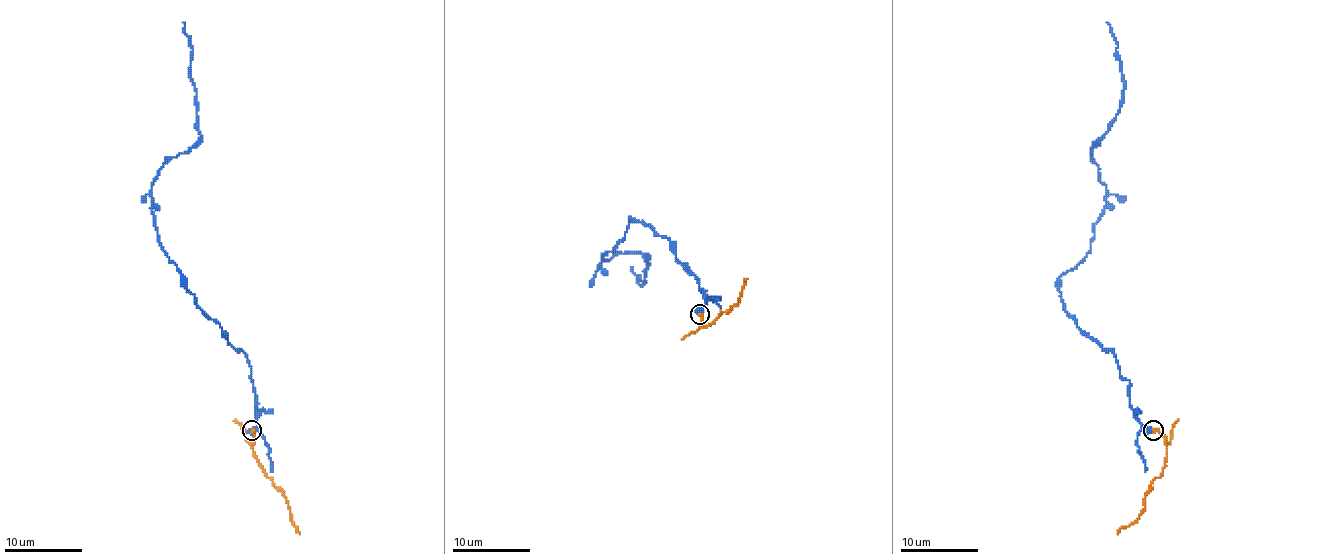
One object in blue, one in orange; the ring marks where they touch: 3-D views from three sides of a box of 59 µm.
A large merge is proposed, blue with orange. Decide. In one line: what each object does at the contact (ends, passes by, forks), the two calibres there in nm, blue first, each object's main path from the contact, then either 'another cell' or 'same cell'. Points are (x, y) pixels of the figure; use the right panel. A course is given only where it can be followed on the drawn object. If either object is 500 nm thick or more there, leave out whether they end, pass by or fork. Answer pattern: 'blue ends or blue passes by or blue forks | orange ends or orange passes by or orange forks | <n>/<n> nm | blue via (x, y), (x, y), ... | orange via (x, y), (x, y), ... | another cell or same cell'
500/320 nm | blue via (1153, 430), (1059, 288), (1106, 204), (1092, 145), (1123, 88), (1106, 22) | orange via (1153, 430), (1164, 438), (1166, 462), (1147, 493), (1143, 512), (1117, 534) | another cell

